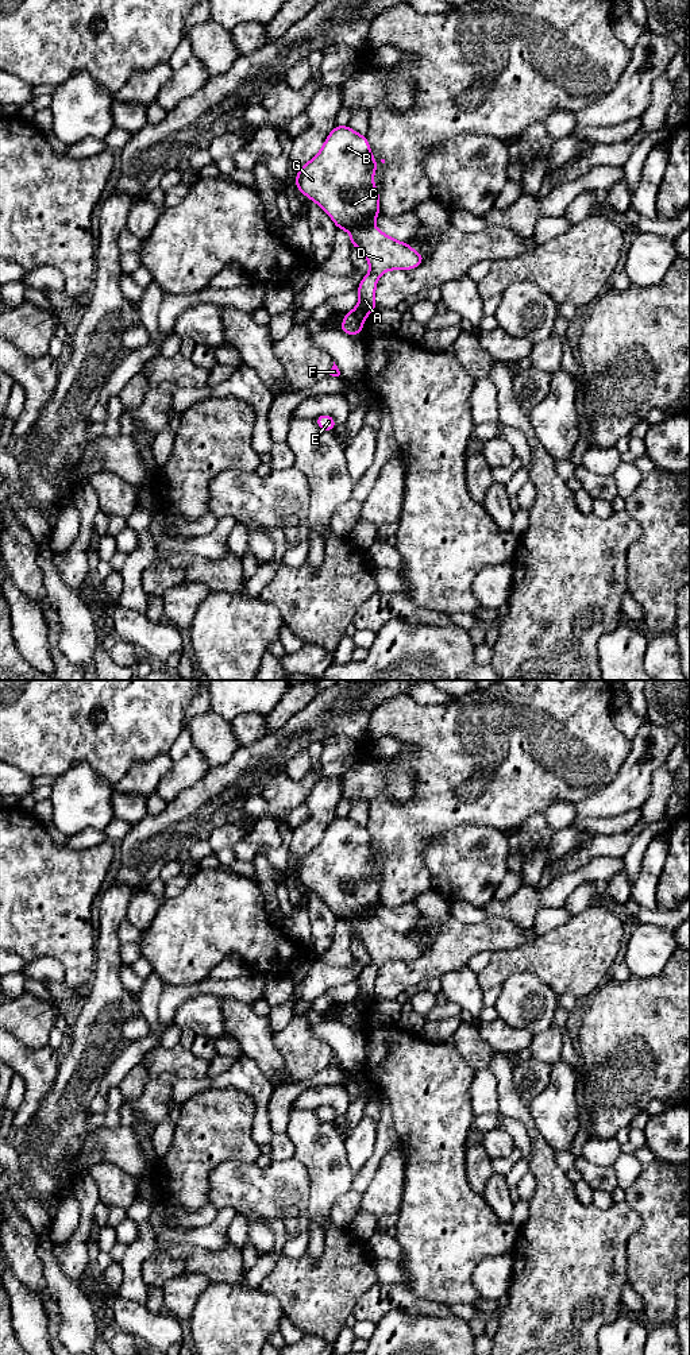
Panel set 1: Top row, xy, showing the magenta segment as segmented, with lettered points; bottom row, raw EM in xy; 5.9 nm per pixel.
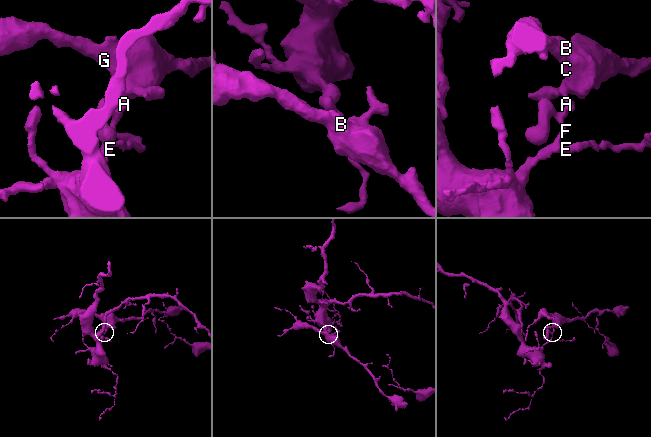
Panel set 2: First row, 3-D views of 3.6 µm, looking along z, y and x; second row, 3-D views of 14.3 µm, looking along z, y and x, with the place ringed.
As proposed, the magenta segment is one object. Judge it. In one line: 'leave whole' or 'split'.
split

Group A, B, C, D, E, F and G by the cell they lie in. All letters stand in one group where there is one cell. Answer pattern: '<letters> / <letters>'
A B C D G / E F

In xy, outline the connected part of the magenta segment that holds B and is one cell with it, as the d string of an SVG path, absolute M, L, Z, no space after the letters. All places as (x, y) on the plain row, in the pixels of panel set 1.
M336 815L319 845L298 861L294 872L302 885L329 906L338 920L350 924L351 938L359 939L370 956L370 964L356 977L359 995L352 1001L362 1012L377 999L375 977L385 962L413 961L425 950L408 933L398 933L374 918L374 910L381 904L379 883L373 872L375 862L377 852L371 846L367 829L348 817Z

